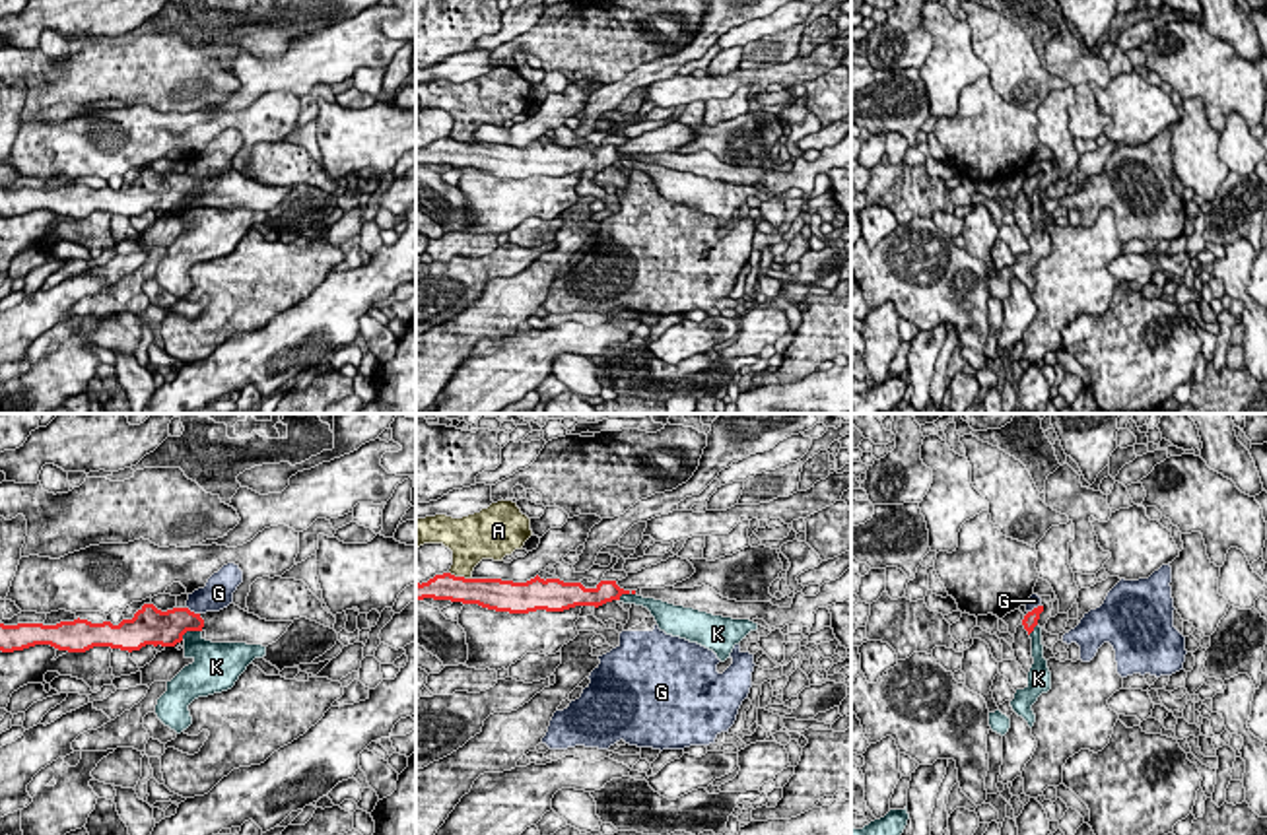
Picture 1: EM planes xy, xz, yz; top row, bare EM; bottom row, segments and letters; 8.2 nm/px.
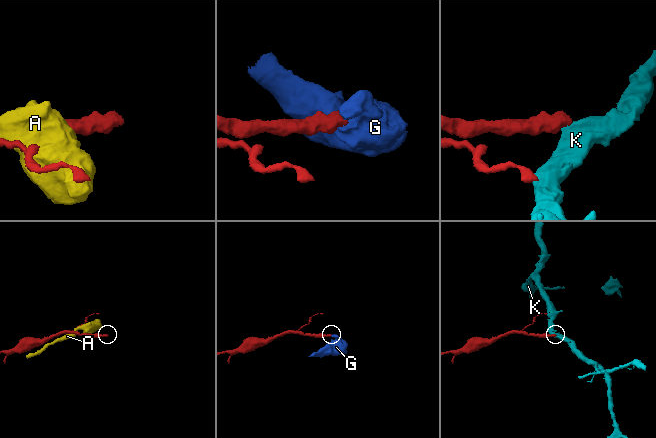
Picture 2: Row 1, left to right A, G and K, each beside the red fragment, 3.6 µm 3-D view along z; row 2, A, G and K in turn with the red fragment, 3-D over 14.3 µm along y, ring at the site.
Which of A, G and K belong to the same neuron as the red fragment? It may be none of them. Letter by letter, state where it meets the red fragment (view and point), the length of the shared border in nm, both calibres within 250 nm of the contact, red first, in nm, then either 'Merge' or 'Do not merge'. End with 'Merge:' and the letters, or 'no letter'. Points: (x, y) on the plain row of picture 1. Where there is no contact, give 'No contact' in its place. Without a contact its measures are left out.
A: Touches red at xz (461, 142). Shared border 200 nm. Thickness 240 nm (red) against 300 nm. Do not merge
G: Touches red at xy (193, 177). Shared border 130 nm. Thickness 280 nm (red) against 240 nm. Do not merge
K: Touches red at xy (189, 195). Shared border 190 nm. Thickness 280 nm (red) against 220 nm. Do not merge
Merge: no letter

